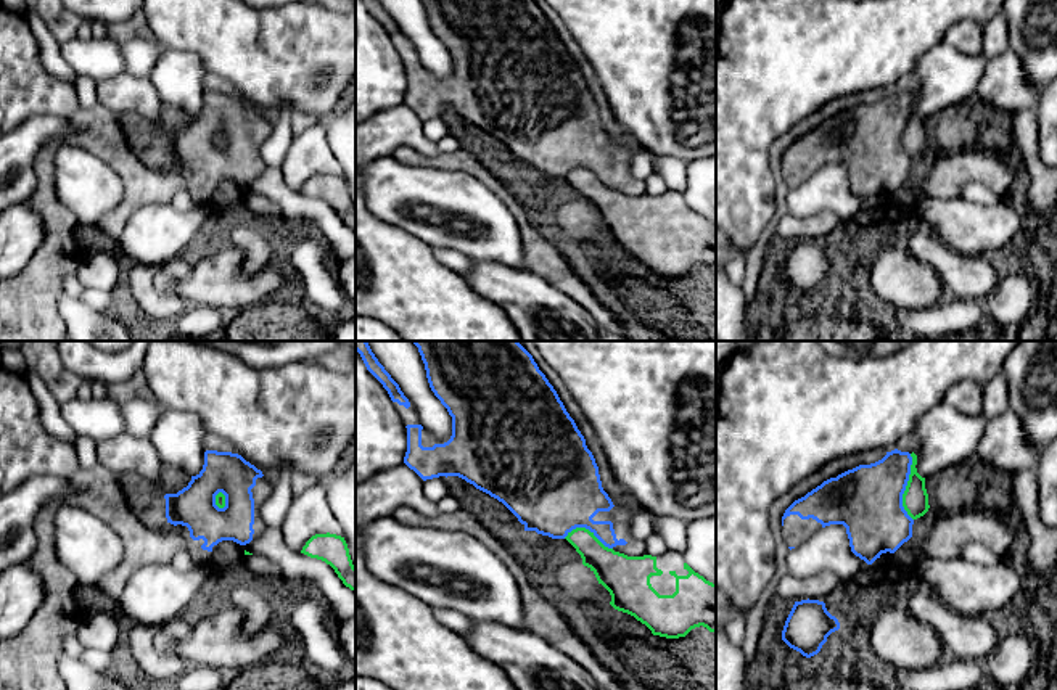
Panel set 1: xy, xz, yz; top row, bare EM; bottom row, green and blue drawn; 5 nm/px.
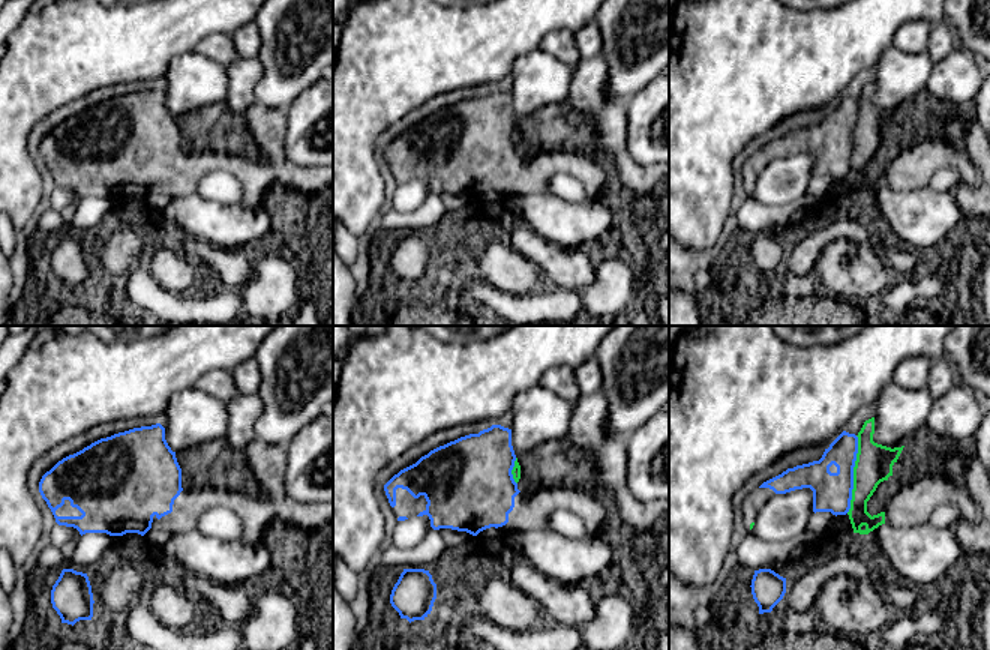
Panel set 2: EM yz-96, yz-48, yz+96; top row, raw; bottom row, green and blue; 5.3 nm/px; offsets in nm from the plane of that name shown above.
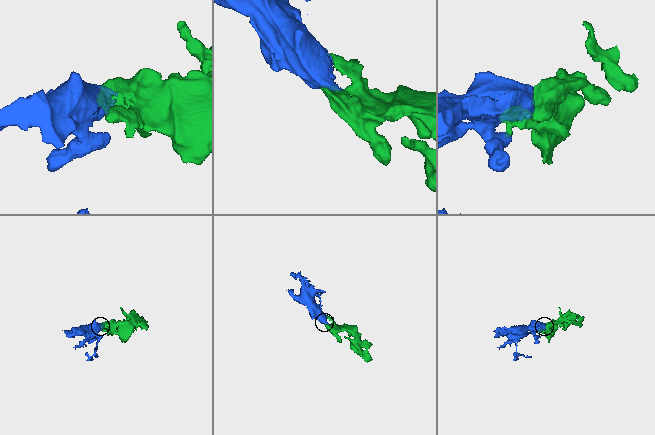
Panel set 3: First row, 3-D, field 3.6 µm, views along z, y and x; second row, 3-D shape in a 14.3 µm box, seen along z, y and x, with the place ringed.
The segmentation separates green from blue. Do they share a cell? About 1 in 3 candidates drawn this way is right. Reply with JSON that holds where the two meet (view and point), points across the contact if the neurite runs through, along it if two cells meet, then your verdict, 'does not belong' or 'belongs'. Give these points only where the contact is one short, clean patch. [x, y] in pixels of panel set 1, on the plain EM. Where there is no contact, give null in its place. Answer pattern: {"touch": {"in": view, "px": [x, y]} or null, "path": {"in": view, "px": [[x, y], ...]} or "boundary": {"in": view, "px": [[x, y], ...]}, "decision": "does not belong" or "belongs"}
{"touch": {"in": "yz", "px": [906, 127]}, "path": {"in": "yz", "px": [[914, 139], [906, 127], [882, 140], [867, 140]]}, "decision": "belongs"}

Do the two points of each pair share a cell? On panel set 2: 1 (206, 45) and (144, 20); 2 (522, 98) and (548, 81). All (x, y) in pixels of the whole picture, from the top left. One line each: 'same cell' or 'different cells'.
1: different cells
2: same cell

